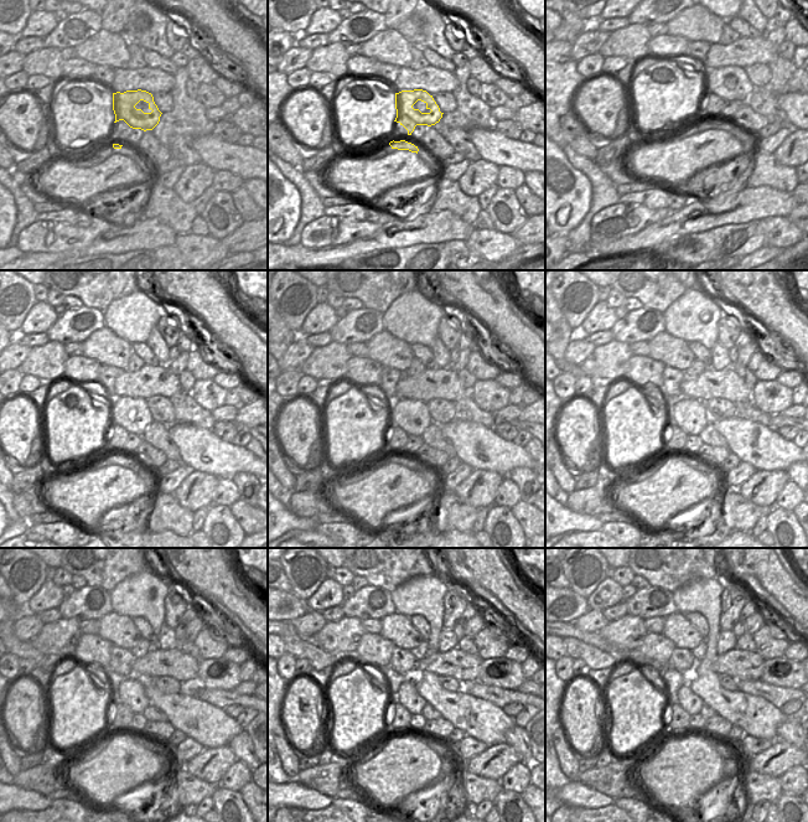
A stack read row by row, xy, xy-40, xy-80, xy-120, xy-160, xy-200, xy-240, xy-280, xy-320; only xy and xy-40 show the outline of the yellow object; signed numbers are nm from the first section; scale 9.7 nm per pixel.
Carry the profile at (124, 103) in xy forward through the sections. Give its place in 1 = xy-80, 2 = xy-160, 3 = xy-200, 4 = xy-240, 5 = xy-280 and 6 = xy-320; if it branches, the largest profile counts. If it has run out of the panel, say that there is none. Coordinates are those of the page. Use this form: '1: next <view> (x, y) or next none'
1: next xy-80 (684, 134)
2: next xy-160 (412, 417)
3: next xy-200 (689, 414)
4: next xy-240 (130, 693)
5: next xy-280 (408, 696)
6: next xy-320 (687, 699)

